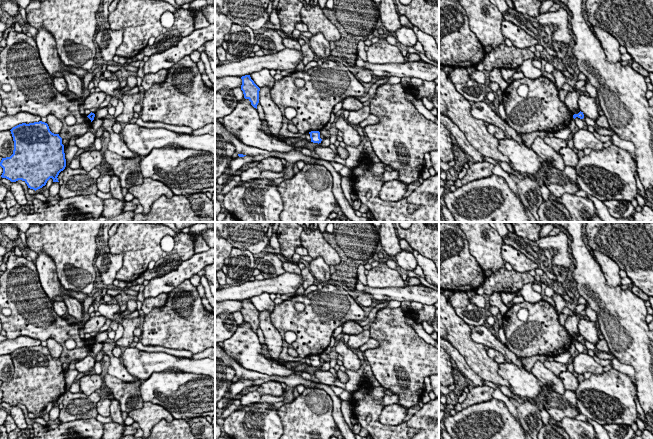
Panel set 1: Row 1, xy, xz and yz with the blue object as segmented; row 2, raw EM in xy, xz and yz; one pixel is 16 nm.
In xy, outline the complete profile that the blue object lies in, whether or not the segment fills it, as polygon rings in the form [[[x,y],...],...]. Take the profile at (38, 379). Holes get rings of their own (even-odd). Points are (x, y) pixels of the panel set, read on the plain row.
[[[42,345],[22,347],[10,355],[14,365],[14,374],[10,381],[2,382],[0,386],[3,392],[1,401],[11,406],[22,404],[28,412],[35,415],[45,410],[50,402],[53,406],[59,406],[57,401],[66,391],[64,369],[59,358],[52,357],[48,348]]]

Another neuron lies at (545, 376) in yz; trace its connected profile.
[[[537,361],[531,368],[531,373],[544,385],[549,385],[553,392],[564,394],[565,388],[562,380],[556,377],[549,369],[547,369],[543,362]]]

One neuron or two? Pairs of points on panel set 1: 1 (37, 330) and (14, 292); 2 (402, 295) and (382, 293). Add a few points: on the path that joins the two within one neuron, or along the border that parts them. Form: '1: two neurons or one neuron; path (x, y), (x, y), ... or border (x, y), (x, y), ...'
1: one neuron; path (37, 321), (31, 309), (23, 301)
2: one neuron; path (397, 293), (387, 293)

